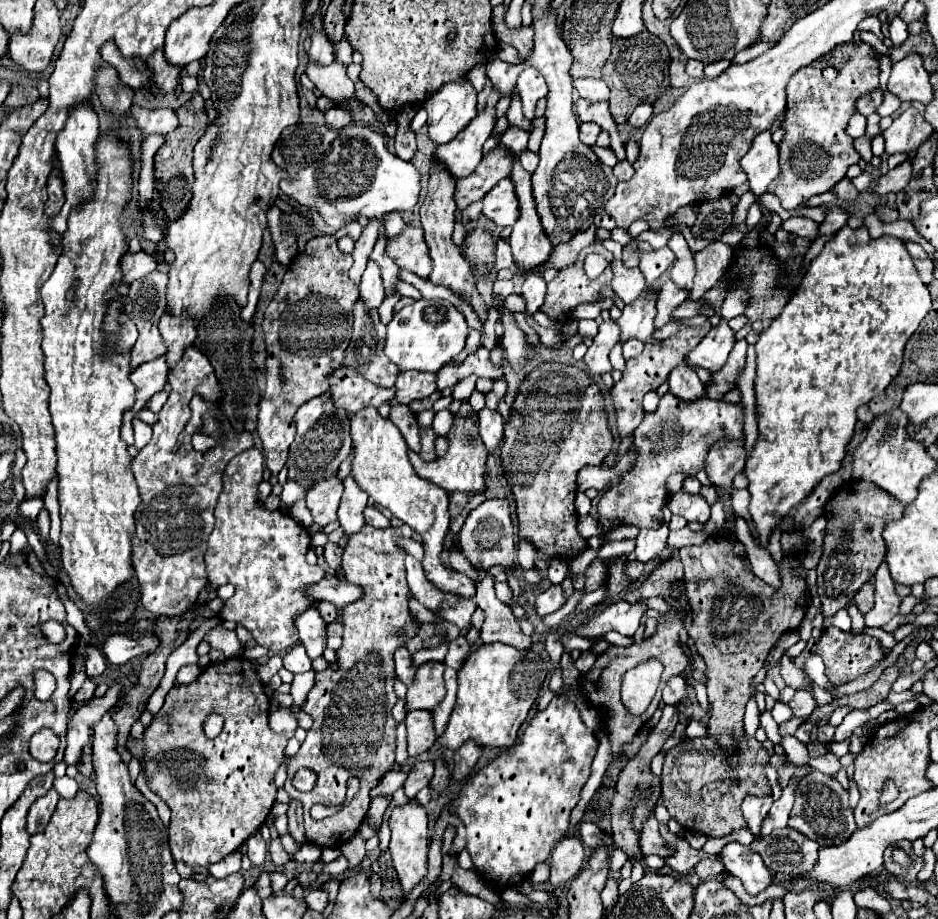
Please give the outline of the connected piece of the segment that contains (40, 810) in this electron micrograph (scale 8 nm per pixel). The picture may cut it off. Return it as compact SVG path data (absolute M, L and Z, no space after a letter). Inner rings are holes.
M51 789L45 797L37 799L31 809L29 809L29 815L27 815L27 833L29 835L35 835L35 833L41 833L45 829L45 825L49 823L53 811L55 811L55 805L59 801L59 795L55 789Z

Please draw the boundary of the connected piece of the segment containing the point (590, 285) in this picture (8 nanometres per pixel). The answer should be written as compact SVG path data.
M601 243L589 245L579 253L579 259L575 265L559 271L559 275L547 285L545 303L541 305L541 313L545 313L551 319L567 319L571 311L581 303L591 303L599 299L599 289L605 285L611 285L613 269L607 267L599 279L591 281L587 279L583 271L583 259L589 253L597 253L597 247L603 247Z

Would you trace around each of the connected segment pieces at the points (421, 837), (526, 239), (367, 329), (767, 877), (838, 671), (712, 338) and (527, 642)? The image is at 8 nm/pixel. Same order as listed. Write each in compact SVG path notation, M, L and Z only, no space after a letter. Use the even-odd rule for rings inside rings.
M409 801L405 807L397 807L389 819L391 827L391 857L393 867L399 875L399 883L405 895L409 895L425 877L427 877L427 853L429 853L429 831L427 831L427 813L417 801Z
M513 153L513 169L509 173L509 179L513 181L515 193L517 193L517 199L519 199L519 219L513 225L509 245L511 245L511 251L513 251L515 265L523 271L529 271L529 269L533 269L533 267L537 267L537 265L541 265L549 259L549 253L551 253L553 245L551 245L549 237L545 237L545 229L541 229L541 219L537 217L537 205L535 205L533 195L531 195L531 173L521 167L521 163L517 159L517 153Z
M359 299L353 307L353 337L349 341L349 347L345 351L345 365L359 371L367 381L379 387L393 387L395 379L399 375L399 369L385 357L383 345L385 345L385 323L381 323L377 309L365 309L365 303Z
M735 841L727 843L721 849L721 853L717 855L717 859L725 865L725 869L731 875L741 879L743 887L751 895L757 895L769 883L773 883L769 869L765 867L765 863L761 863L761 855L753 853L751 847L745 847L745 845L735 843Z
M837 627L823 631L817 653L825 661L825 673L835 685L853 681L885 657L875 637L849 635Z
M721 317L719 325L711 327L711 331L699 341L699 345L687 355L687 359L689 363L699 365L713 373L725 365L733 345L735 345L735 331L729 329L727 319Z
M479 571L475 581L477 585L477 605L485 611L485 623L481 627L481 641L483 643L509 643L519 651L527 651L533 643L531 637L523 635L517 623L517 617L511 613L511 607L501 603L493 591L495 579L489 577L485 571Z

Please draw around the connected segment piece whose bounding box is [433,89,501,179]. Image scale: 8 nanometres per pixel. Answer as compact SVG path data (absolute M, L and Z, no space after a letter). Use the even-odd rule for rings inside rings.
M493 89L485 111L481 111L453 141L445 145L437 145L433 161L443 165L451 173L451 177L455 179L467 177L481 163L481 157L483 157L481 149L493 131L495 103L499 99L501 99L499 91Z

